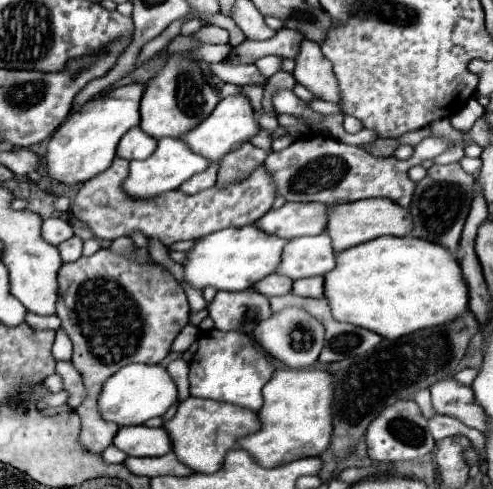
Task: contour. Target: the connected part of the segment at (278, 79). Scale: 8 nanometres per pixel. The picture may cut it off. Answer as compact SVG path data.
M278 71L272 77L268 77L266 81L266 89L264 89L264 99L262 99L262 111L264 113L272 113L272 97L280 91L280 89L294 89L296 79L292 73L288 71Z

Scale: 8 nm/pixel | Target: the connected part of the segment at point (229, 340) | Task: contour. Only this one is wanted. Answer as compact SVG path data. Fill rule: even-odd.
M212 329L198 339L198 351L190 361L190 395L260 411L264 405L262 387L272 379L274 371L270 357L258 349L252 337L240 331L222 333Z

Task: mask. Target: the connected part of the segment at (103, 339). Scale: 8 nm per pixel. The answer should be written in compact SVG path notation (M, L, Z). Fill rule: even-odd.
M100 249L92 257L80 257L74 263L62 263L58 271L58 301L56 301L56 315L62 321L64 331L72 339L74 355L72 363L84 377L84 385L88 389L88 397L76 409L82 419L82 435L80 443L100 455L118 433L116 423L106 423L98 411L98 395L102 391L102 383L122 369L128 363L160 363L168 353L174 337L188 325L188 299L182 285L172 277L172 273L162 265L146 265L144 259L148 251L138 249L138 259L130 261L120 255L114 255L110 249Z

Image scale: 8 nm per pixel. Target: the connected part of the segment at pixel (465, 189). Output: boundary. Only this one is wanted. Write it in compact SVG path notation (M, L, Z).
M458 163L432 165L432 167L440 167L440 171L430 171L430 169L426 171L426 177L416 183L414 199L410 203L410 213L414 217L412 235L428 239L428 241L438 241L450 251L456 251L466 215L470 213L474 177L462 171Z

